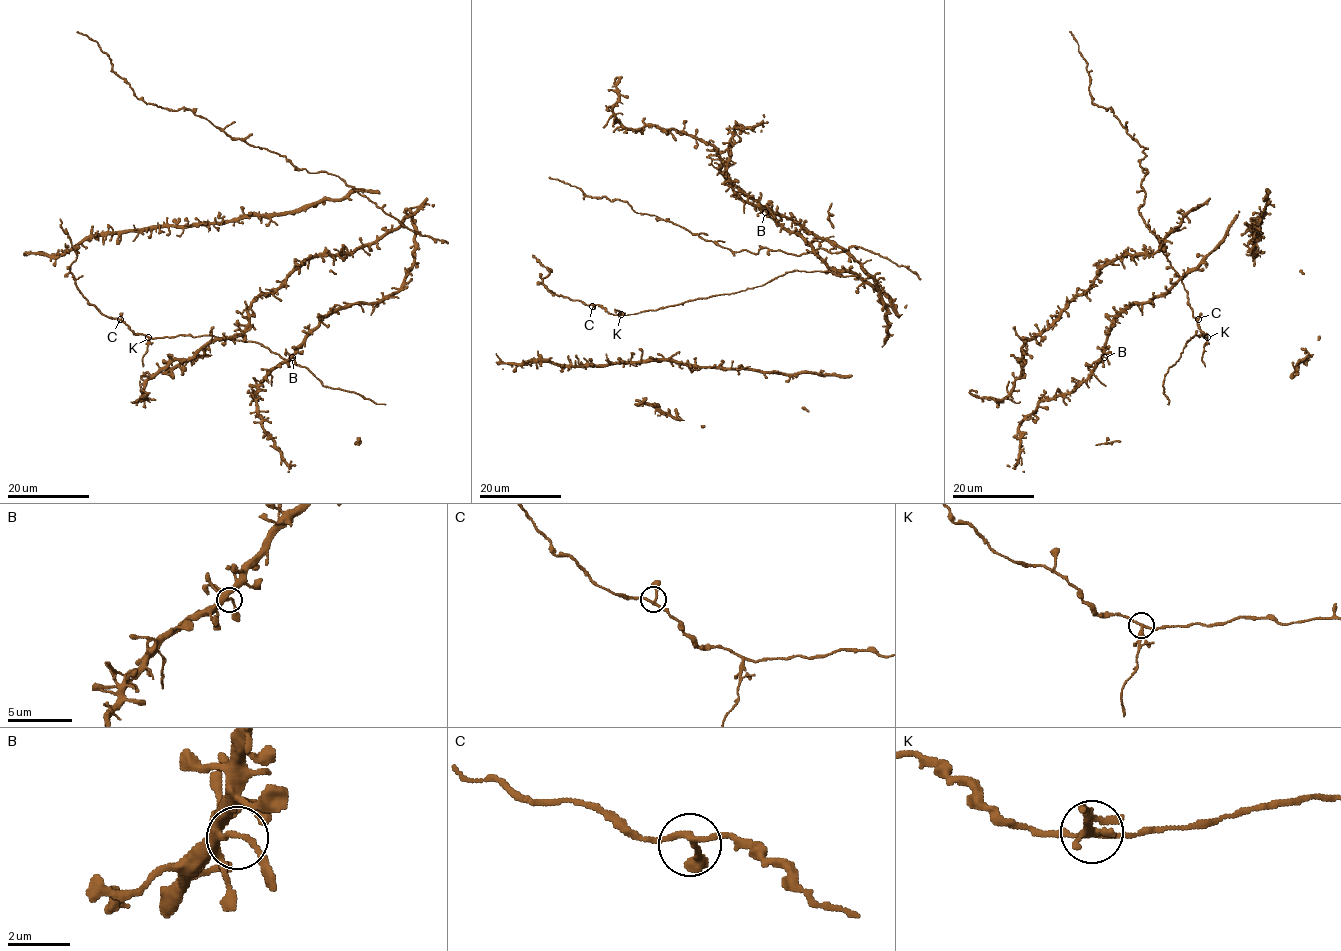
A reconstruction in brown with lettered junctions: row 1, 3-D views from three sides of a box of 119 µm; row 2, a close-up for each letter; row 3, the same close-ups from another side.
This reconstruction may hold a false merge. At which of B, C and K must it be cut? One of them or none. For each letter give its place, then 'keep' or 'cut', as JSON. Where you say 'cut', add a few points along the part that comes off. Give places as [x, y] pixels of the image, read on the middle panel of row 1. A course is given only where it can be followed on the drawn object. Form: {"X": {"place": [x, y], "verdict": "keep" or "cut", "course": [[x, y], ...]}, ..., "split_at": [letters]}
{"B": {"place": [765, 212], "verdict": "keep"}, "C": {"place": [592, 306], "verdict": "keep"}, "K": {"place": [621, 314], "verdict": "cut"}, "split_at": ["K"]}

